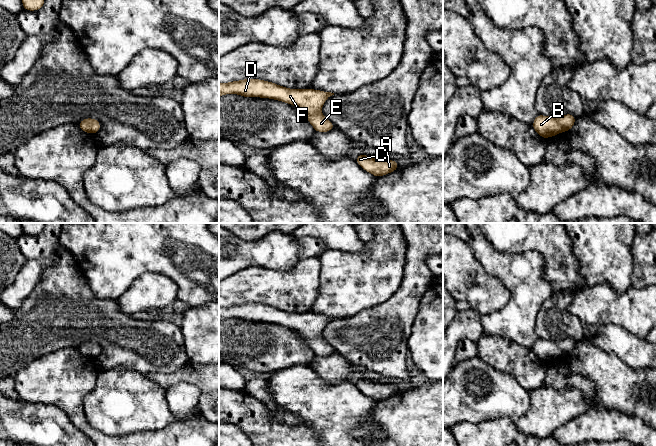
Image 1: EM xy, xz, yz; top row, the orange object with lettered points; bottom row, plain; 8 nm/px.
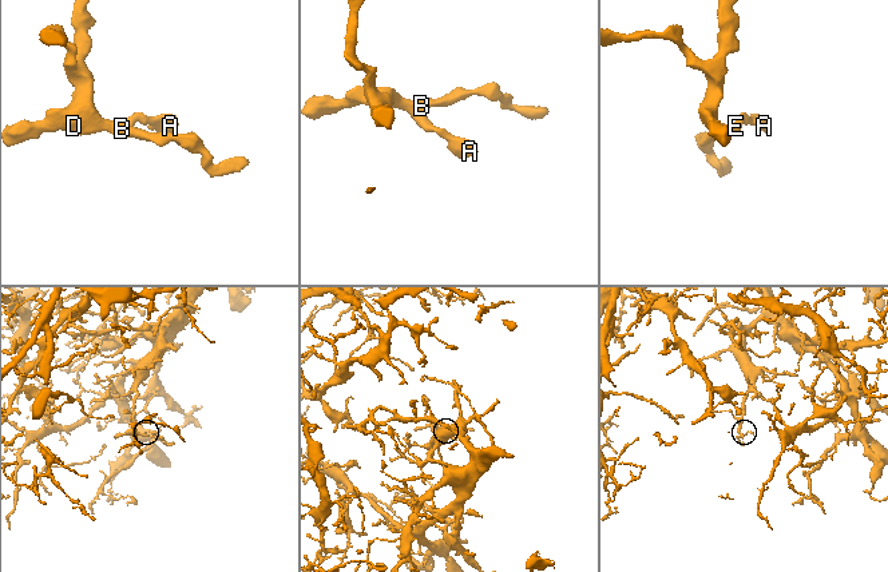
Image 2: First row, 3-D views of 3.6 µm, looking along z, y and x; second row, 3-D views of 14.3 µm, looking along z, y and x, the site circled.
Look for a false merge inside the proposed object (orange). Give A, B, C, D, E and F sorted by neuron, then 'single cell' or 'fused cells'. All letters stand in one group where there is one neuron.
A B C D E F | single cell

